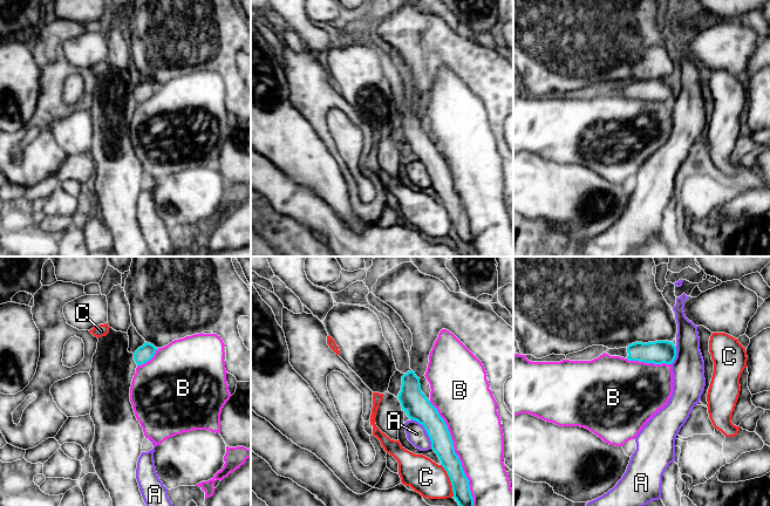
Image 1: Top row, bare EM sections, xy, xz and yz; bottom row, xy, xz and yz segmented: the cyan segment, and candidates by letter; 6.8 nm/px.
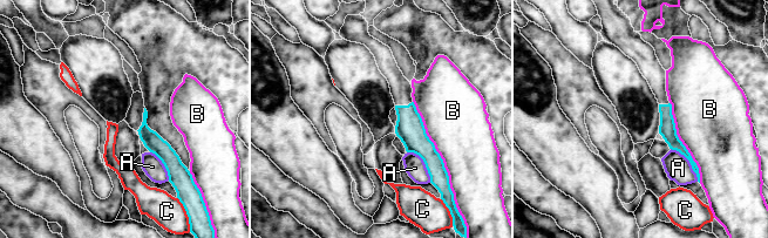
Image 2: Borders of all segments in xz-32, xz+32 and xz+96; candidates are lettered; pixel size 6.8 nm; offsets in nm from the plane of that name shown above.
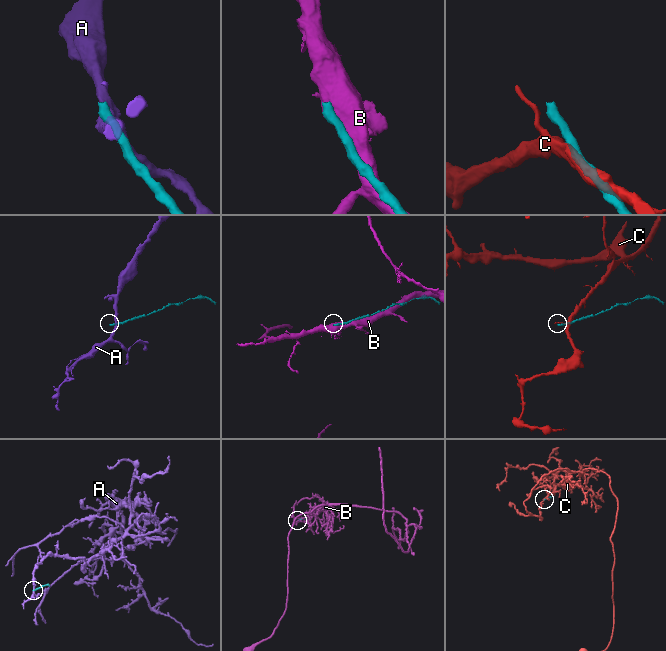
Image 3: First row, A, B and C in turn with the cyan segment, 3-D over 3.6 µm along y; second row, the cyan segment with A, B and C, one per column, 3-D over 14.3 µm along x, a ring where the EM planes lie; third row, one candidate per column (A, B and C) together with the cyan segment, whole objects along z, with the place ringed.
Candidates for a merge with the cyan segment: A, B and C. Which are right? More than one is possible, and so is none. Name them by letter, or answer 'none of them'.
none of them

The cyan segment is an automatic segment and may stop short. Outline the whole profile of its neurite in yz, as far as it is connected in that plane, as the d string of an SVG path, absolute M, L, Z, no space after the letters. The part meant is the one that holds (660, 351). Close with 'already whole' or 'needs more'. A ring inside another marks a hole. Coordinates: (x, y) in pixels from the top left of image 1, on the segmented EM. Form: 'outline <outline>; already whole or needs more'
outline M669 341L635 342L626 348L608 349L606 354L620 356L628 361L639 361L654 364L672 364L676 357L676 346Z; needs more

